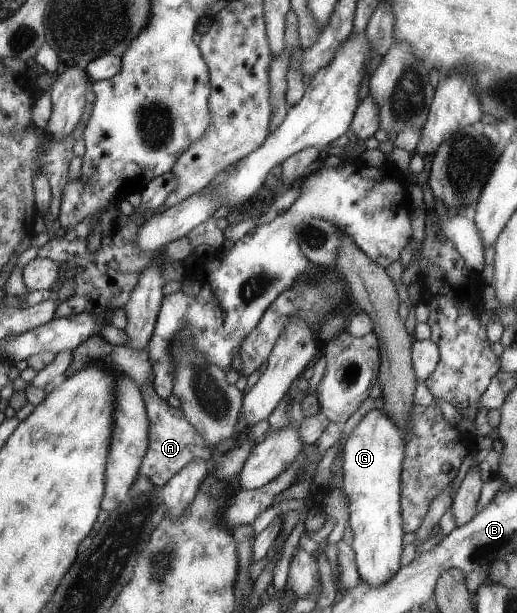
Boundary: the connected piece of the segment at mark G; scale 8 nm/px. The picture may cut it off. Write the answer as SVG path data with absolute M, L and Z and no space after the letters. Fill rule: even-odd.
M375 408L358 421L358 425L352 429L346 439L346 443L341 447L342 465L342 487L348 498L349 519L348 525L352 530L351 549L354 551L356 573L359 581L370 585L370 587L381 587L387 583L392 575L396 574L400 567L400 549L402 549L402 527L400 521L400 467L403 467L402 433L390 417L386 416L380 409Z

